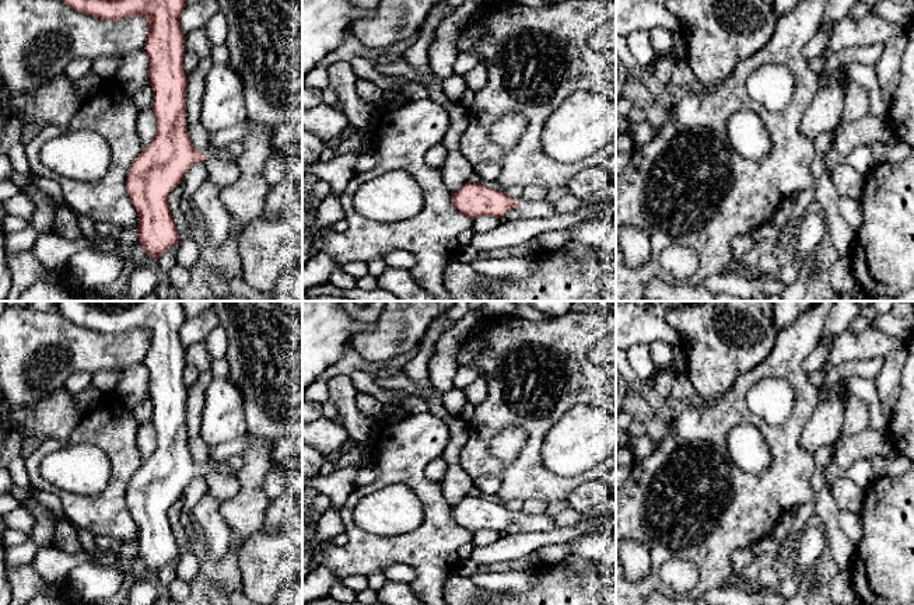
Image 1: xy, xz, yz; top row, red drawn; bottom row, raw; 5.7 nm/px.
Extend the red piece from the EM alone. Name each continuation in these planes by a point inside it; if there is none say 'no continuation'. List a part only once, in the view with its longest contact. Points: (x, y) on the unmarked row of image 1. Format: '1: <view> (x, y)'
1: xz (535, 523)

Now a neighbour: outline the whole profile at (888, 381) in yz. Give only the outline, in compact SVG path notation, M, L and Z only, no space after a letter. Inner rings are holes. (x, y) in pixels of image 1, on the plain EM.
M907 345L889 353L879 374L873 378L883 412L892 417L900 395L900 380L907 359Z

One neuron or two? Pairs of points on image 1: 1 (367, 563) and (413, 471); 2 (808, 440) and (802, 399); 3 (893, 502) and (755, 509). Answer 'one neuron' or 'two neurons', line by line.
1: one neuron
2: two neurons
3: two neurons

